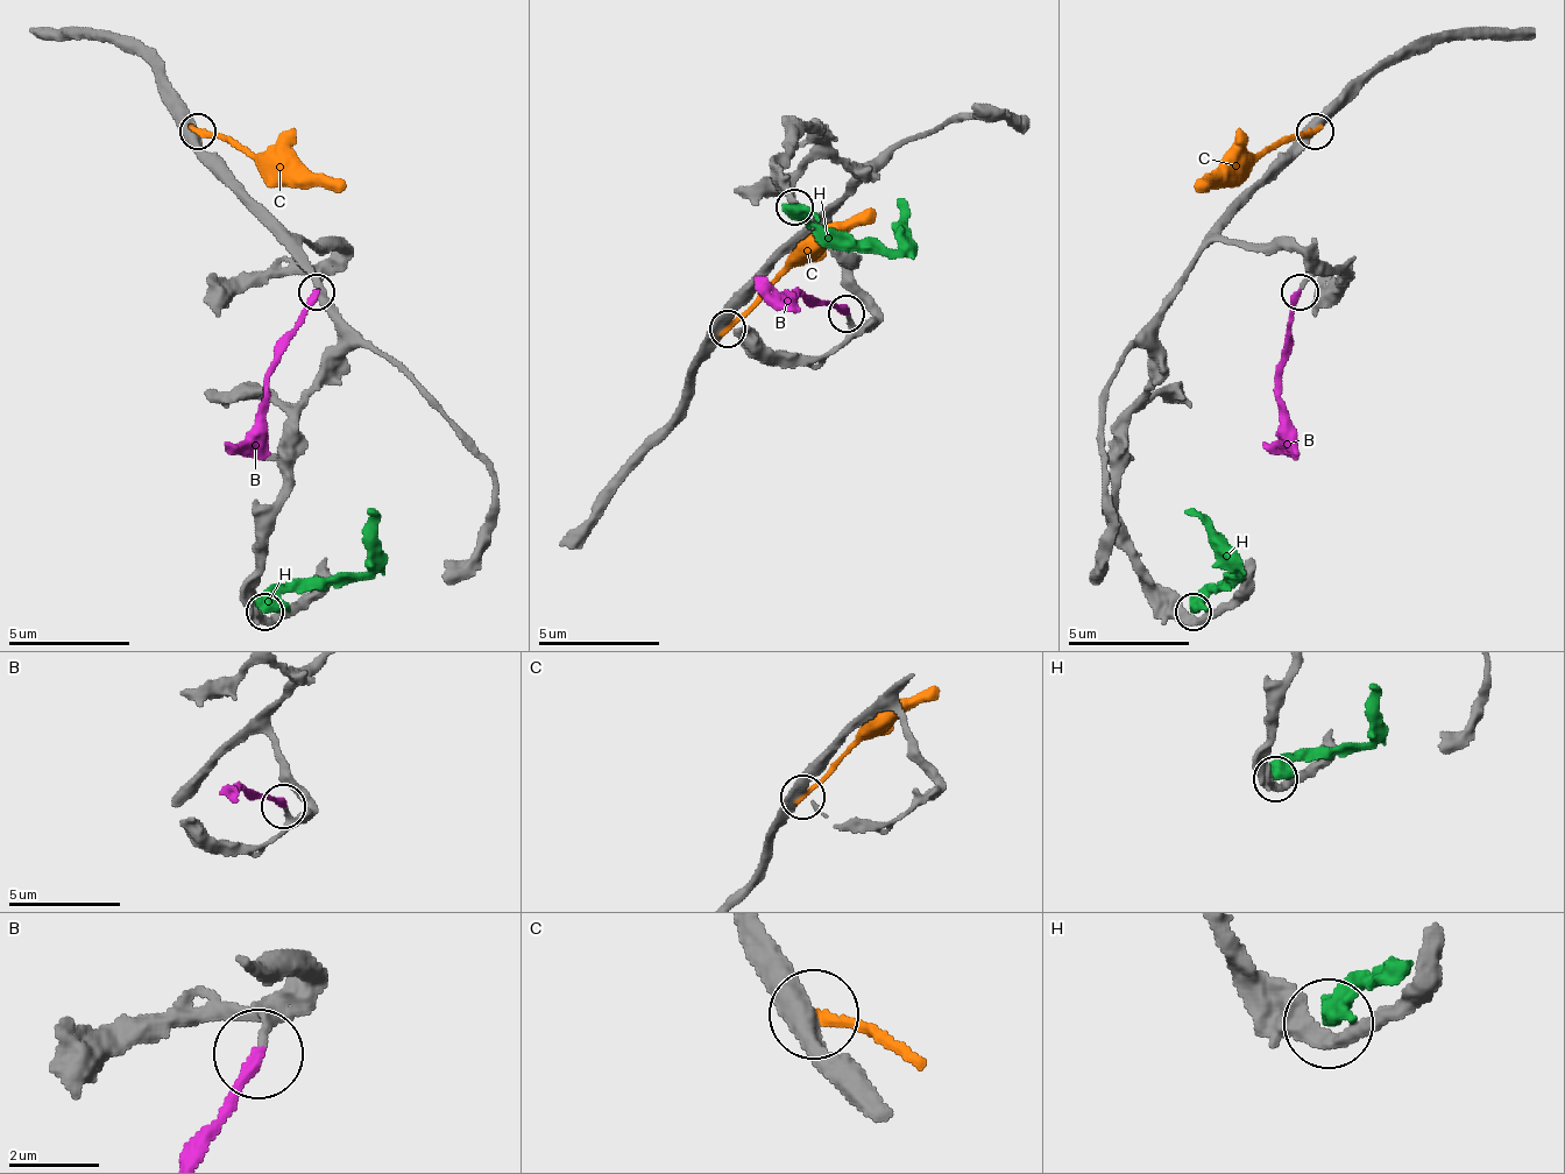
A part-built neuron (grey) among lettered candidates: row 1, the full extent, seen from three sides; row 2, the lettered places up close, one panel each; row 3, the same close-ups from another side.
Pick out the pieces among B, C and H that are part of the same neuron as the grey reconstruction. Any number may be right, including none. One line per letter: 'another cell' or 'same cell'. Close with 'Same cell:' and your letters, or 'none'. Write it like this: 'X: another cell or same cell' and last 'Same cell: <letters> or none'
B: same cell
C: another cell
H: another cell
Same cell: B

